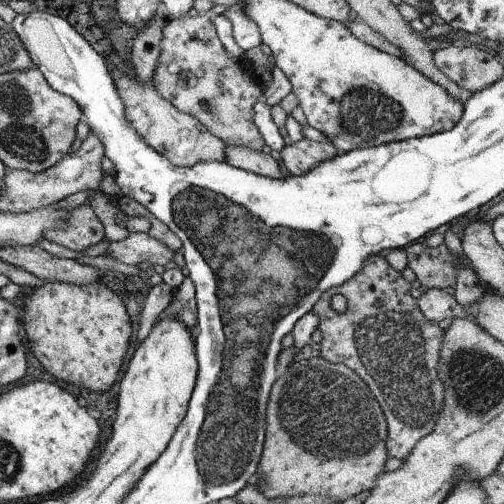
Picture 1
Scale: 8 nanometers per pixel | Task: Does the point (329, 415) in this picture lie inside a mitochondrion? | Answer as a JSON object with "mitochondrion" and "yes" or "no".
{"mitochondrion":"yes"}

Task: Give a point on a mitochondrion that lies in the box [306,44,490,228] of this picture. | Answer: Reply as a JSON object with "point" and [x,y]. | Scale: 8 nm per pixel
{"point":[364,111]}

